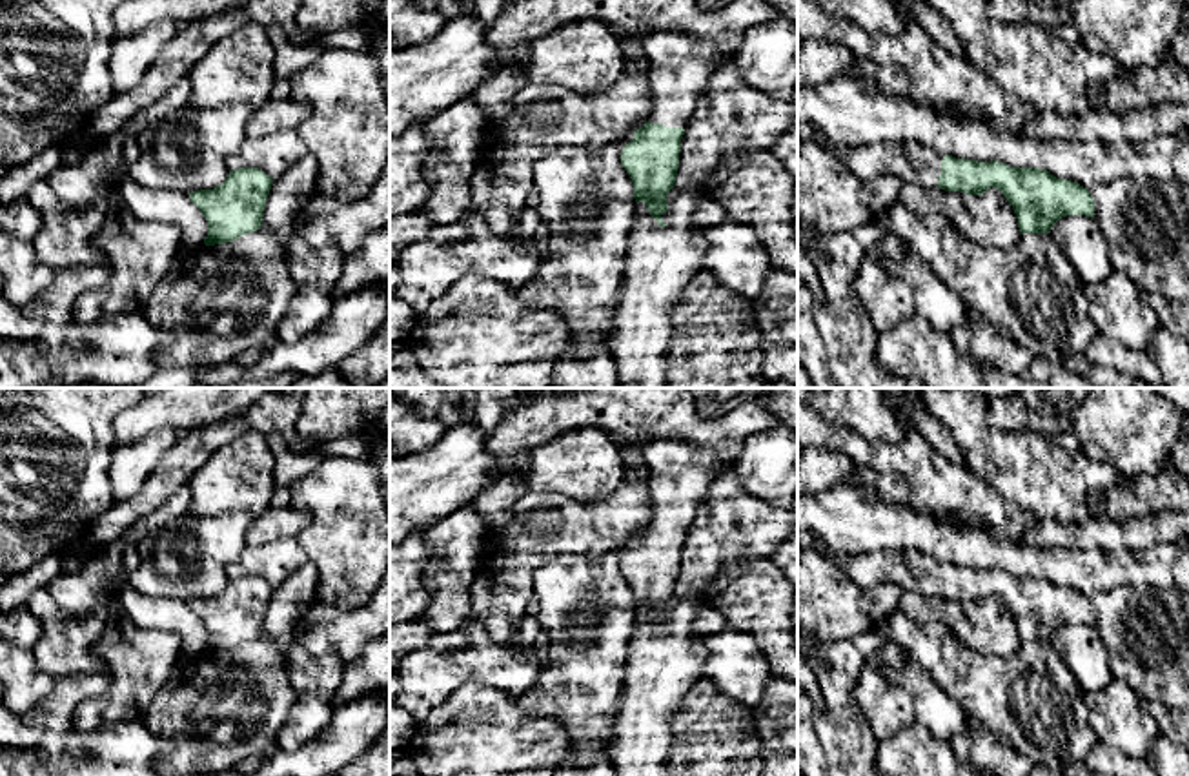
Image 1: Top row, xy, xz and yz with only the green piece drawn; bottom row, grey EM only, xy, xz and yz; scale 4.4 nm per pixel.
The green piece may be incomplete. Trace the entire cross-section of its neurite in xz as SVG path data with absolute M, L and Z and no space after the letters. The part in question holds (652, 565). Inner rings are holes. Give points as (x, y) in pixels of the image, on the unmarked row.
M655 441L643 448L652 517L621 559L635 610L645 610L661 636L666 603L676 594L681 546L699 501L721 475L716 448L690 441Z

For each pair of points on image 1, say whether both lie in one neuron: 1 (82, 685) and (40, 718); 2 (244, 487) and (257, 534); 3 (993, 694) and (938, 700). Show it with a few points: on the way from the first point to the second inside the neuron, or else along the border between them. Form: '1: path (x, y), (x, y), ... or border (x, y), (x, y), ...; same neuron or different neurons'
1: path (71, 693), (51, 713); same neuron
2: border (268, 507), (255, 516); different neurons
3: border (922, 667), (967, 716); different neurons

